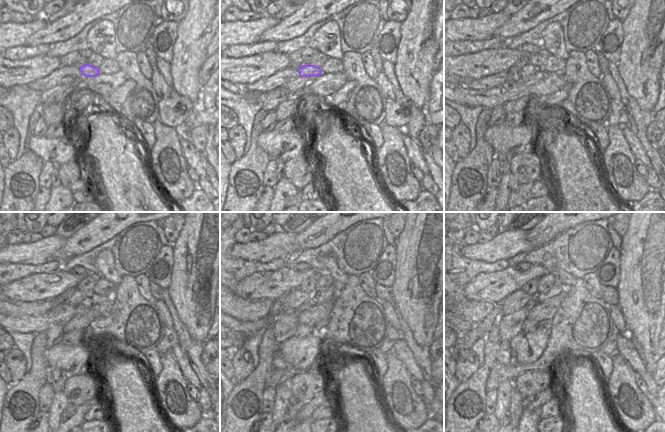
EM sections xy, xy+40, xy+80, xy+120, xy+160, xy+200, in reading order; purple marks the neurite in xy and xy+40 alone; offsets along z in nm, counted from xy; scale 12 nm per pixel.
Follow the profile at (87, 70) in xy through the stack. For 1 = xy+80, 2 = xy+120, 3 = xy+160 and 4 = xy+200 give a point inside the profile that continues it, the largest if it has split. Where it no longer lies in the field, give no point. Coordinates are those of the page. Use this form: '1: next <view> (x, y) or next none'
1: next xy+80 (528, 70)
2: next xy+120 (78, 296)
3: next xy+160 (293, 301)
4: next xy+200 (519, 299)

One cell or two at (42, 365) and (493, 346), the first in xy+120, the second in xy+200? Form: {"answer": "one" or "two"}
{"answer": "one"}

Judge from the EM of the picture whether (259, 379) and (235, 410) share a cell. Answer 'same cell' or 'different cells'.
same cell

